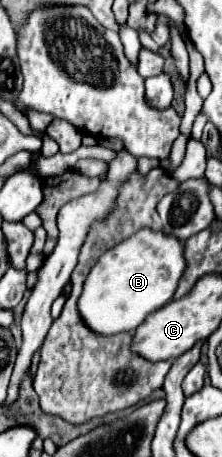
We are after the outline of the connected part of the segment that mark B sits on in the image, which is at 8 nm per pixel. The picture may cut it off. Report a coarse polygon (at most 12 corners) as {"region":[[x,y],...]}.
{"region":[[137,231],[95,263],[79,311],[135,331],[185,275],[179,239]]}

